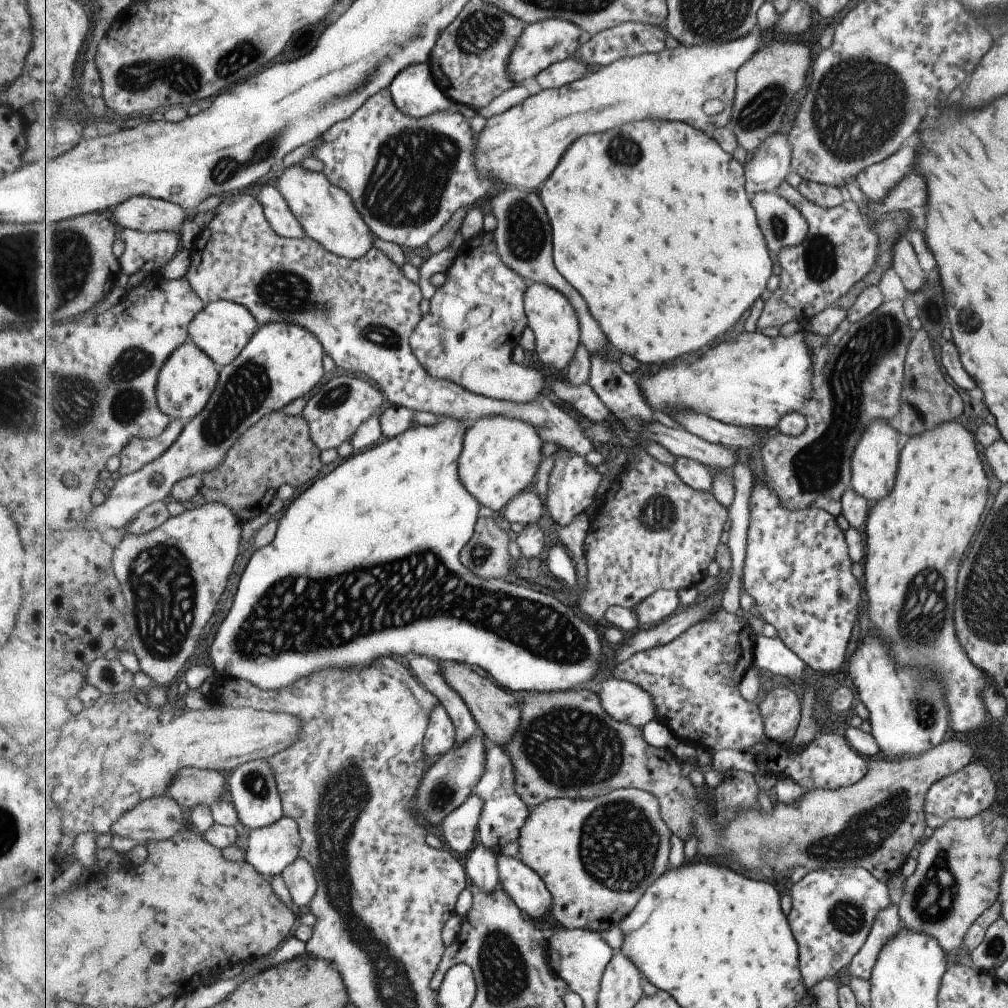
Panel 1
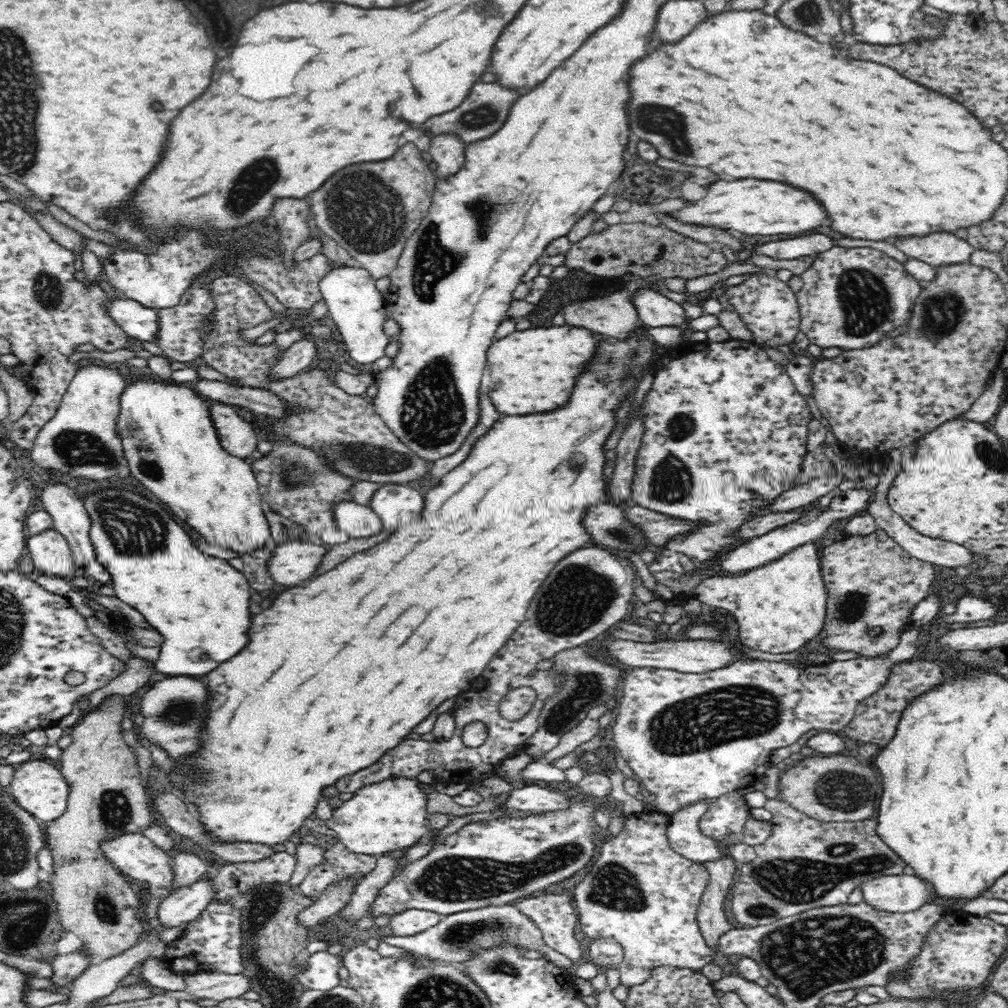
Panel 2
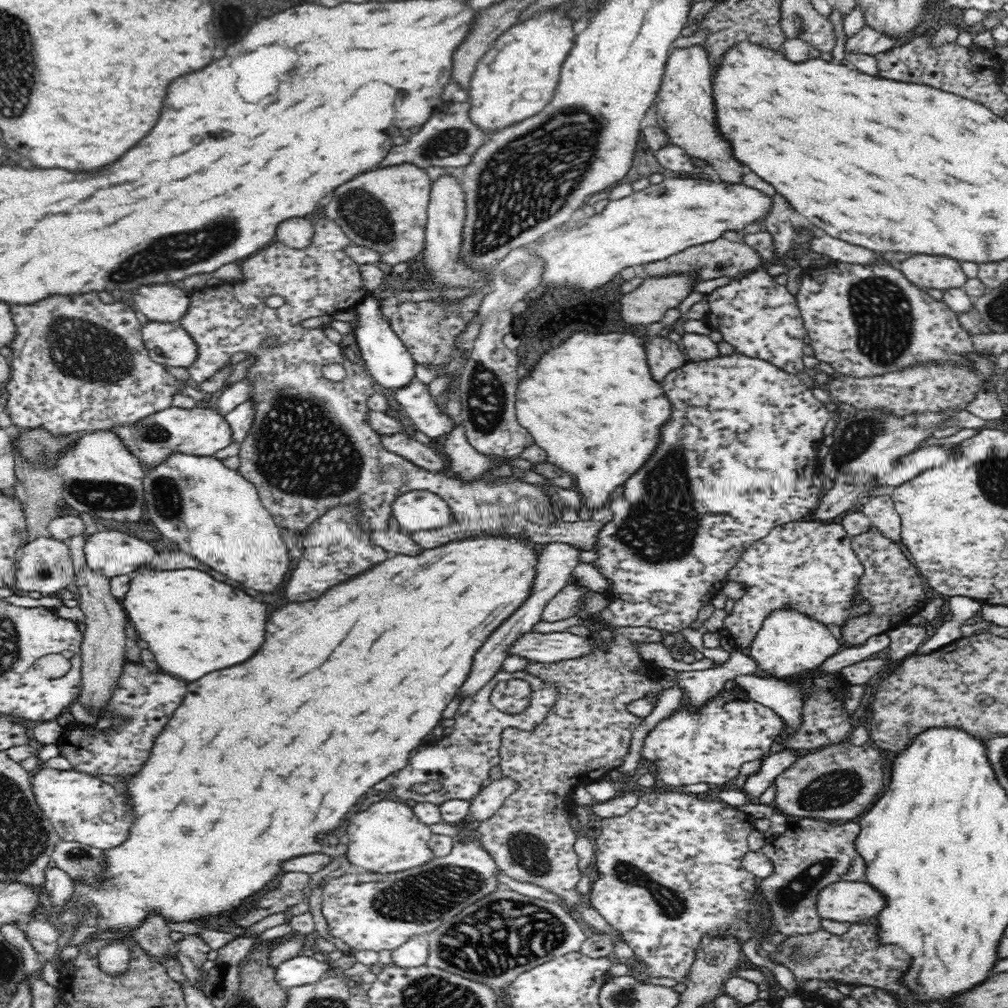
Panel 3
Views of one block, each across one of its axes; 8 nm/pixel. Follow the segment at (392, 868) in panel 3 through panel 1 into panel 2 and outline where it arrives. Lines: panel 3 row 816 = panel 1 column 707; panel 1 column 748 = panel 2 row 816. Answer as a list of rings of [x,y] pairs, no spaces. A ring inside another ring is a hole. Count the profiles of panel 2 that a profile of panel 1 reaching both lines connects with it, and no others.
[[[395,779],[366,786],[358,790],[354,796],[343,802],[342,806],[335,810],[329,820],[325,820],[329,828],[336,832],[339,840],[350,851],[371,857],[385,857],[390,852],[406,852],[410,846],[416,846],[424,836],[432,831],[427,822],[426,795],[418,788],[418,781]]]

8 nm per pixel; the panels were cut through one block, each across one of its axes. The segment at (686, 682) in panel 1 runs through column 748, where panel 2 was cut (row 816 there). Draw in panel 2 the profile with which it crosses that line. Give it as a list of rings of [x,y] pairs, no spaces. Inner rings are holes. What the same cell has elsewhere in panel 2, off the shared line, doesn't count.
[[[734,791],[710,800],[708,804],[708,811],[698,820],[702,836],[713,840],[725,853],[730,846],[744,843],[746,822],[753,818],[745,798]],[[664,813],[654,814],[654,816],[660,816],[660,818],[650,822],[650,820],[642,820],[642,818],[638,818],[638,814],[636,814],[634,818],[632,818],[632,814],[625,815],[624,826],[622,826],[620,833],[616,834],[614,838],[606,840],[606,842],[600,846],[600,854],[596,854],[598,858],[594,860],[592,870],[584,876],[584,880],[582,880],[582,882],[580,882],[574,889],[575,909],[578,913],[581,929],[586,936],[593,939],[610,937],[622,945],[623,961],[619,966],[620,982],[627,988],[634,988],[634,986],[644,984],[649,978],[653,977],[654,970],[660,968],[660,966],[671,966],[675,969],[699,971],[705,964],[710,964],[711,962],[710,947],[706,944],[704,937],[700,934],[697,925],[698,906],[702,896],[704,896],[704,893],[706,892],[706,888],[710,886],[710,872],[705,868],[705,863],[690,860],[674,851],[670,846],[670,839],[668,839],[668,828],[666,828],[666,822],[668,822],[668,820],[666,820],[666,816],[664,816]]]

